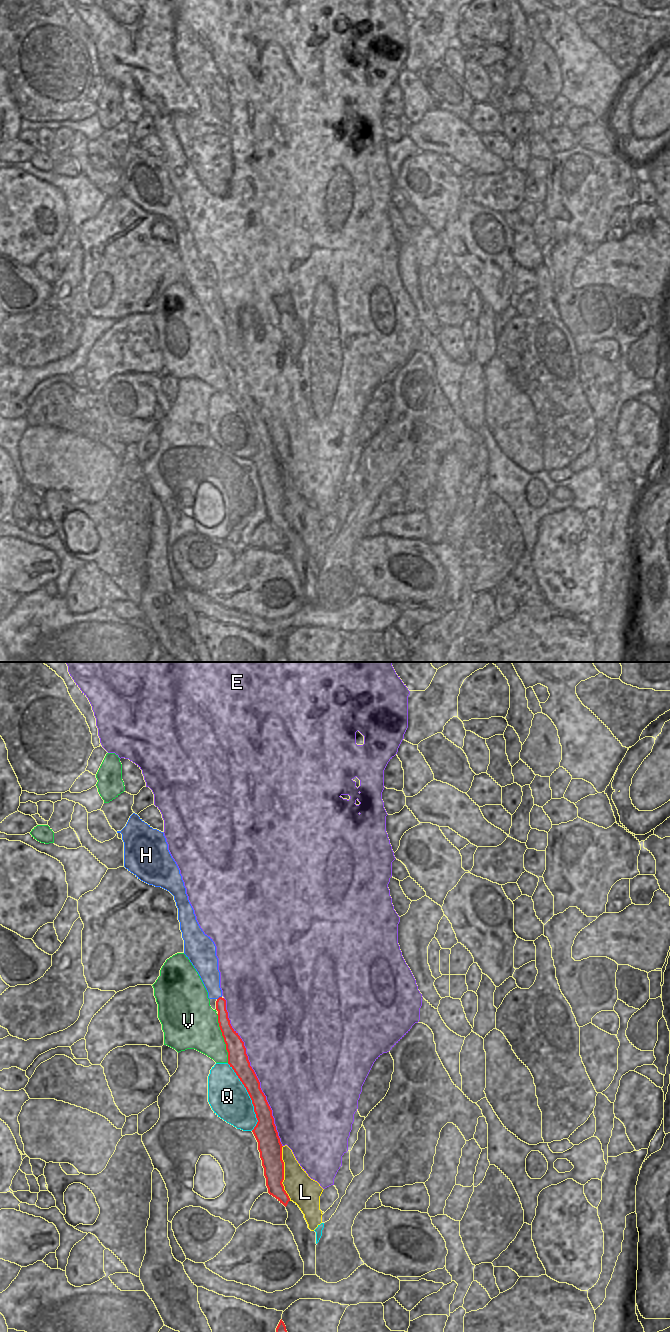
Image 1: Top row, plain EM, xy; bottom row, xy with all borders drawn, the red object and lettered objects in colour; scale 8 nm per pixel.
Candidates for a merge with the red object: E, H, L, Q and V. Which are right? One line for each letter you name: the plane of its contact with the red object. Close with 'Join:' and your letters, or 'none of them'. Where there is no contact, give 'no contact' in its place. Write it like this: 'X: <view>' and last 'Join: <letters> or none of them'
H: xy
Join: H

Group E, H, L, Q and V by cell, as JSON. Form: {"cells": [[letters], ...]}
{"cells": [["E"], ["H"], ["L"], ["Q"], ["V"]]}

